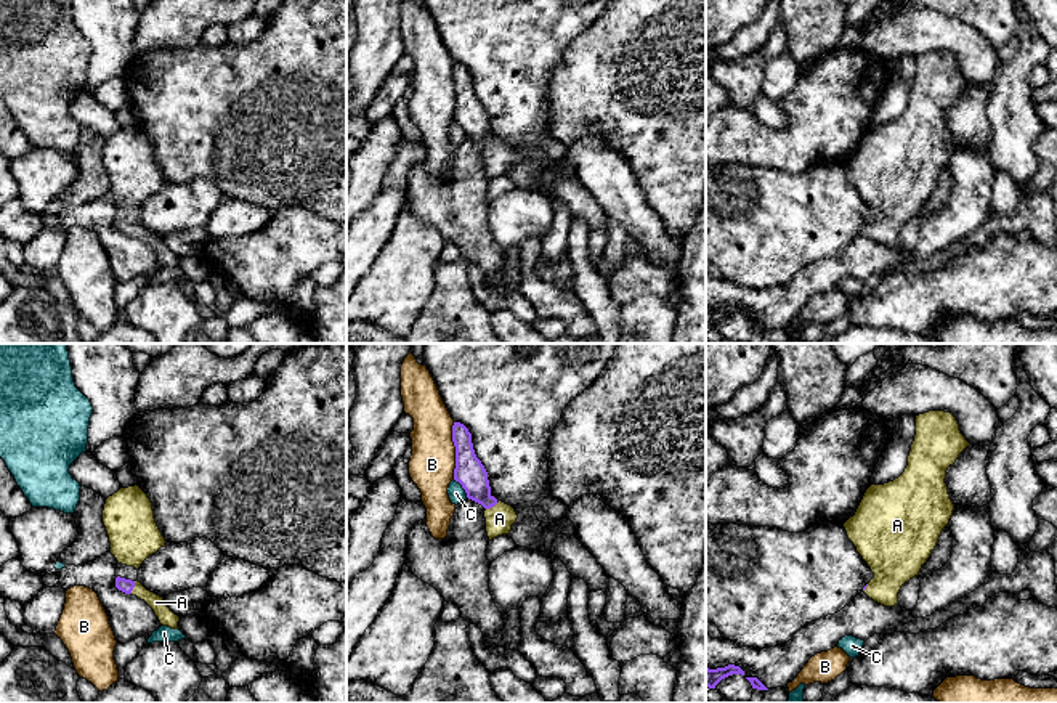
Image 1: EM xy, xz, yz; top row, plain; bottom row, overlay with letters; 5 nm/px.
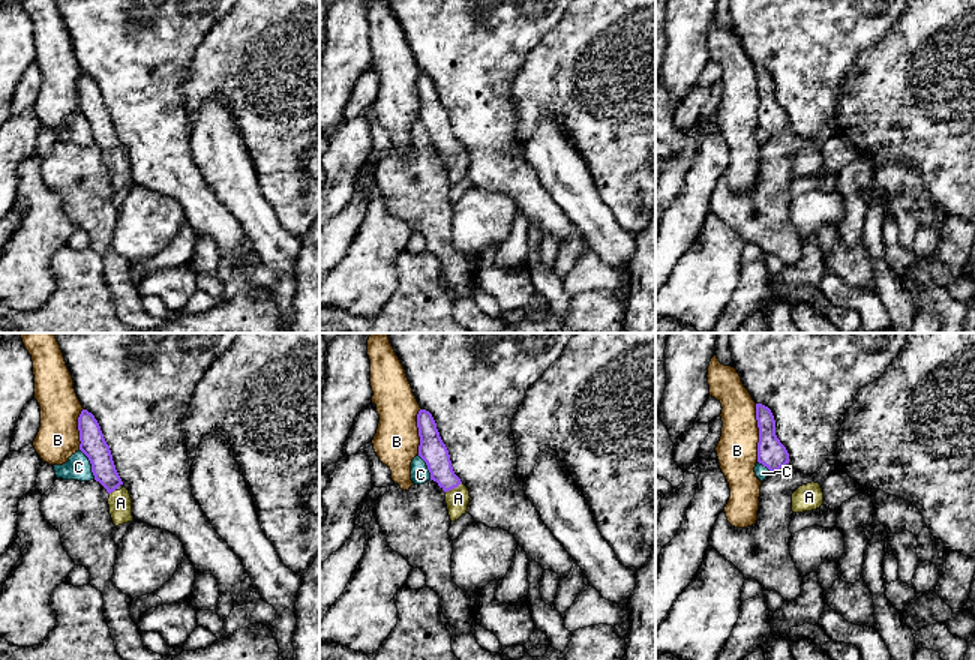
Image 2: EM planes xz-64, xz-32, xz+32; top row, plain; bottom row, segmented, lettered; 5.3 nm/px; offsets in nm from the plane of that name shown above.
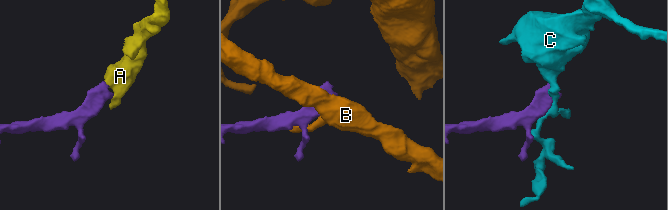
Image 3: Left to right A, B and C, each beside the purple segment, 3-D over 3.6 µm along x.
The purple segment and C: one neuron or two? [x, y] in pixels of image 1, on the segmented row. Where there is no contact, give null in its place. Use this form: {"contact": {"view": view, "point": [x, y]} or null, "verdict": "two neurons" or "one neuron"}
{"contact": {"view": "xz", "point": [462, 487]}, "verdict": "two neurons"}

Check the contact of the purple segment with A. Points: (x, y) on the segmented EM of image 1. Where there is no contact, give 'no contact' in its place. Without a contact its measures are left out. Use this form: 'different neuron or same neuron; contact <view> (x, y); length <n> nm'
same neuron; contact xy (133, 586); length 70 nm

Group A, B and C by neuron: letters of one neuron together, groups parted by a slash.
A / B / C

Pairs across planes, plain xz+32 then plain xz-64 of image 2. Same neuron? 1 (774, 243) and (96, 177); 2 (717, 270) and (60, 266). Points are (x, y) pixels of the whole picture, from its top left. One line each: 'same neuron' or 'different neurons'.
1: same neuron
2: different neurons

